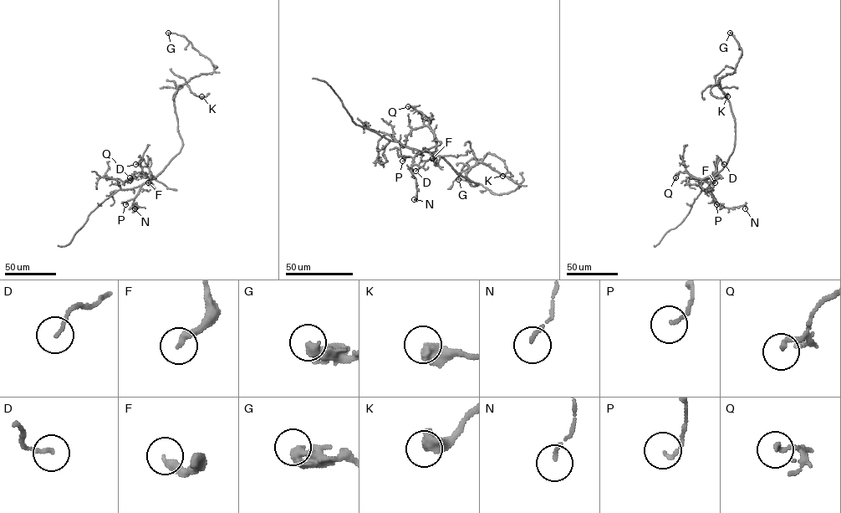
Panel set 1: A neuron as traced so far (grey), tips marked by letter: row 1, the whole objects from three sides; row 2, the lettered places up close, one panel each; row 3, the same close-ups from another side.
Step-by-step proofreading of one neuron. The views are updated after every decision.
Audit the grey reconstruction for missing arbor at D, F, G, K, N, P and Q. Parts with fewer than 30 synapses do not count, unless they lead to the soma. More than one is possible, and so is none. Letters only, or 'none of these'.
none of these

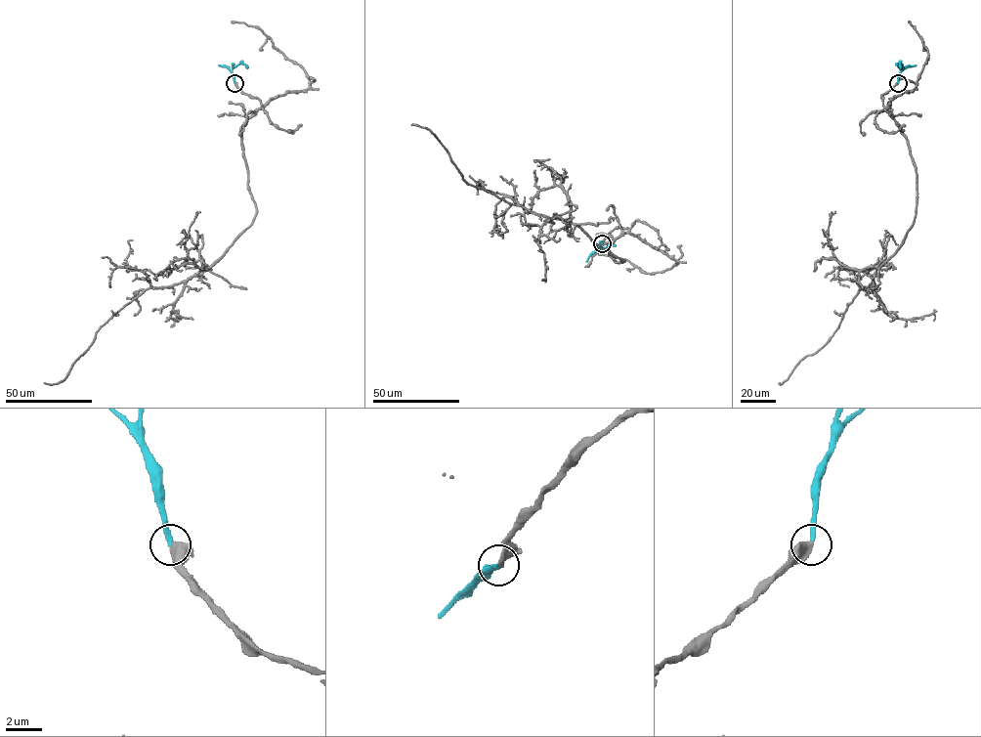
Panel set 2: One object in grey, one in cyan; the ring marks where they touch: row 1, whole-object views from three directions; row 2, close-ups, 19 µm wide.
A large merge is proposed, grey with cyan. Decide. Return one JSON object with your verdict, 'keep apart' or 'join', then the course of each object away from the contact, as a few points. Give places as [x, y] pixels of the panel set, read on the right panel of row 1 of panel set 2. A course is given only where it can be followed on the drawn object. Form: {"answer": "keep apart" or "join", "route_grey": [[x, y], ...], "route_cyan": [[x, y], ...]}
{"answer": "join", "route_grey": [[898, 83], [882, 97], [915, 166], [914, 223], [873, 281], [859, 289], [830, 339], [780, 382]], "route_cyan": [[898, 82], [903, 66], [901, 63], [901, 68]]}

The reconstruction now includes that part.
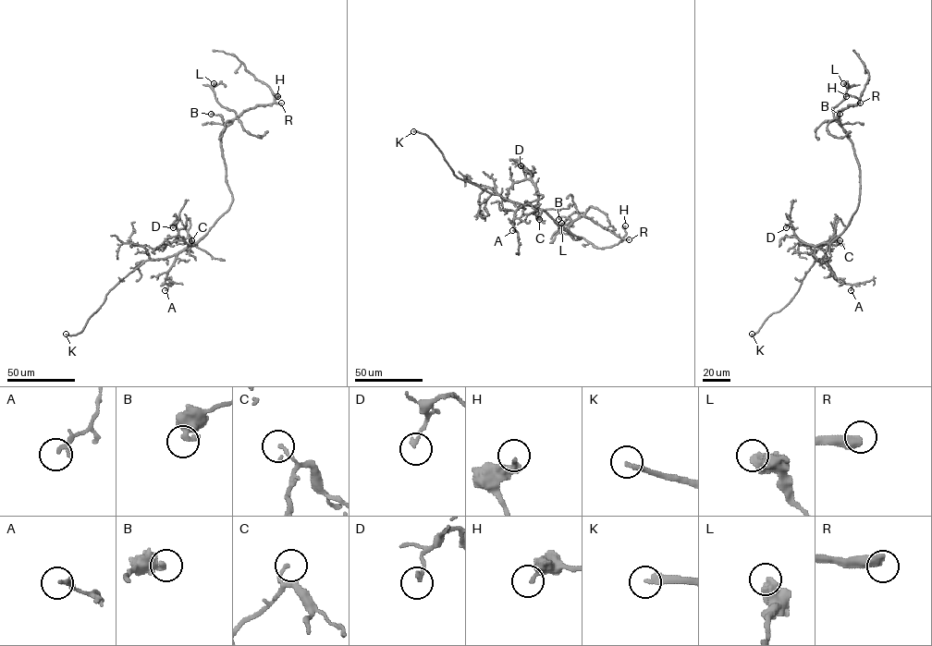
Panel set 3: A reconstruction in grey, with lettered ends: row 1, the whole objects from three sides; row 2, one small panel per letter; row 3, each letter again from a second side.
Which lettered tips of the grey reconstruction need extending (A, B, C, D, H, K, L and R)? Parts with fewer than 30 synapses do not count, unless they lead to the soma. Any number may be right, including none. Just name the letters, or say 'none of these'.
K, R

